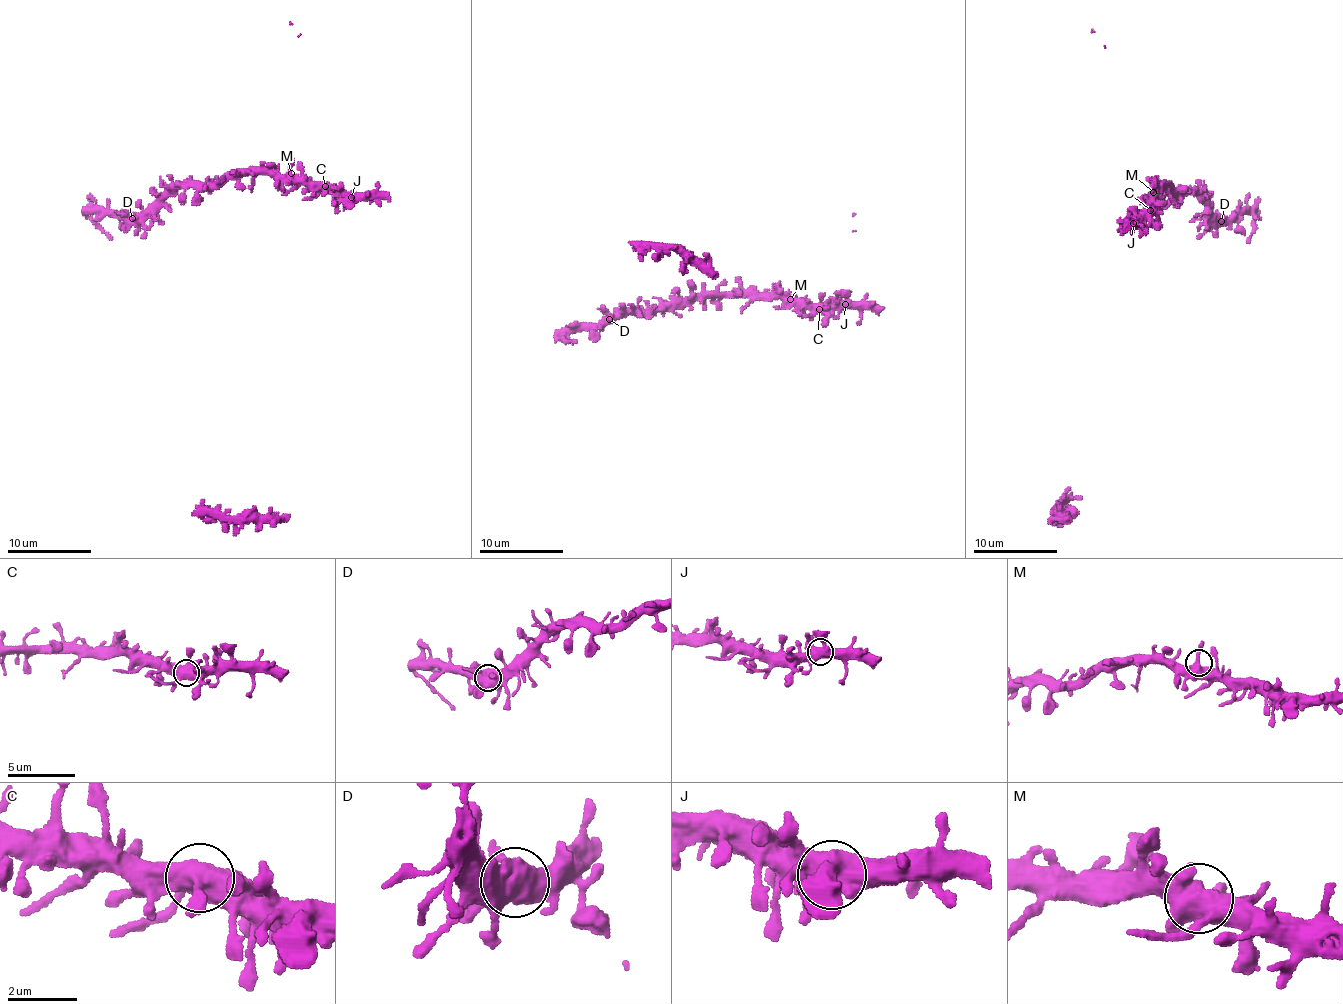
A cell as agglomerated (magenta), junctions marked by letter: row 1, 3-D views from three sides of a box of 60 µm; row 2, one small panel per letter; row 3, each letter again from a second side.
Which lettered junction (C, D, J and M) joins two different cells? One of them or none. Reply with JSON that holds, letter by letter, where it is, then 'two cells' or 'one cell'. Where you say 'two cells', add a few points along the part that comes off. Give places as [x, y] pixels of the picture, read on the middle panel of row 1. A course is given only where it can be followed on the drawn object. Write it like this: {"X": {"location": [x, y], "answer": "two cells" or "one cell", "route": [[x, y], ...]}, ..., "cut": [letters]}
{"C": {"location": [819, 309], "answer": "one cell"}, "D": {"location": [609, 319], "answer": "one cell"}, "J": {"location": [845, 304], "answer": "one cell"}, "M": {"location": [790, 299], "answer": "one cell"}, "cut": []}

